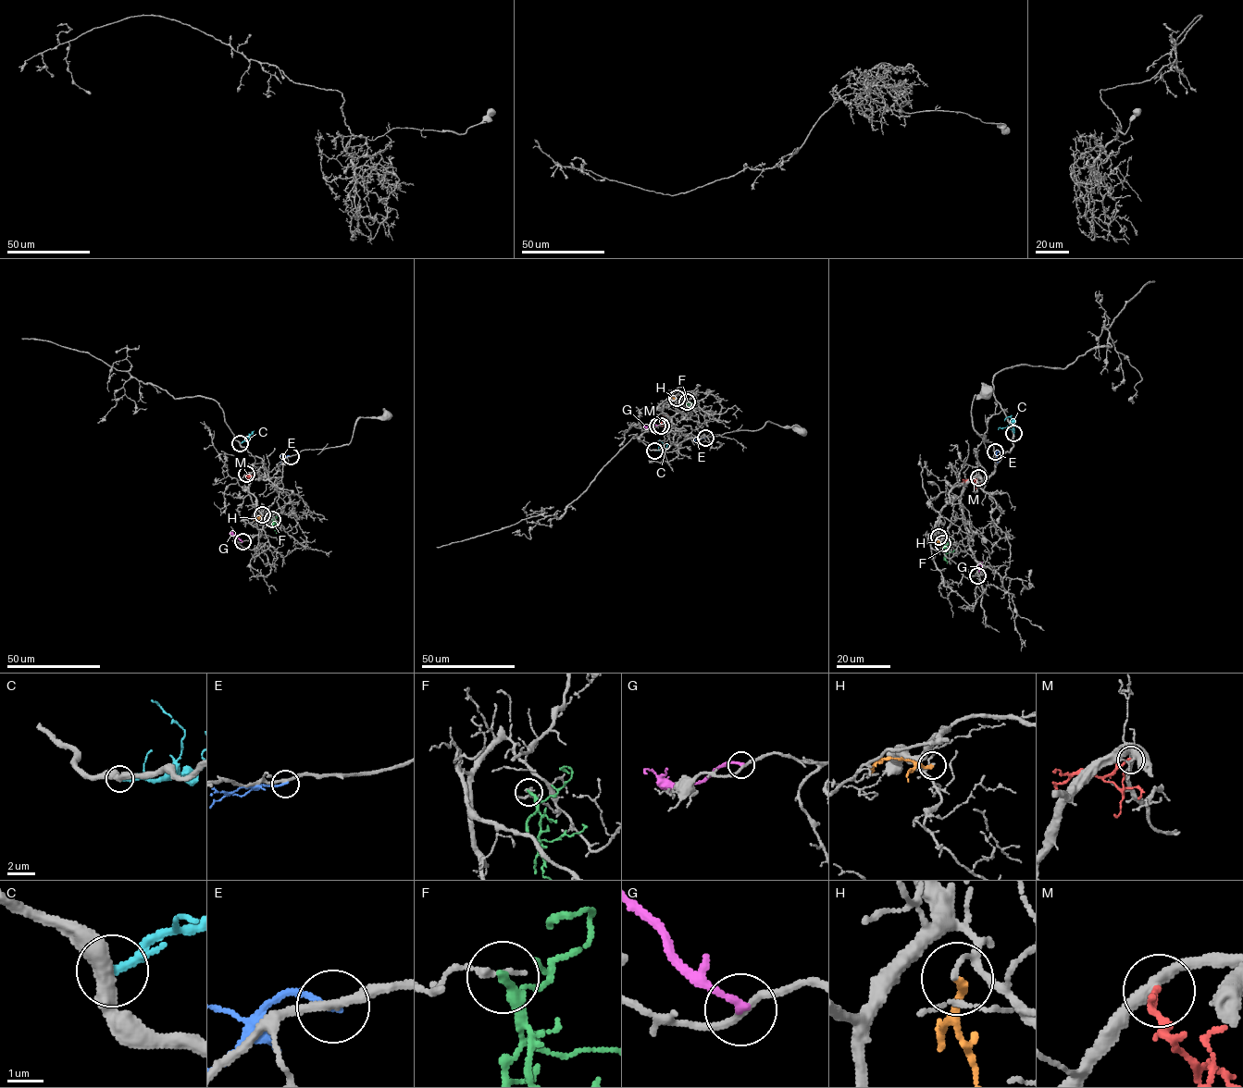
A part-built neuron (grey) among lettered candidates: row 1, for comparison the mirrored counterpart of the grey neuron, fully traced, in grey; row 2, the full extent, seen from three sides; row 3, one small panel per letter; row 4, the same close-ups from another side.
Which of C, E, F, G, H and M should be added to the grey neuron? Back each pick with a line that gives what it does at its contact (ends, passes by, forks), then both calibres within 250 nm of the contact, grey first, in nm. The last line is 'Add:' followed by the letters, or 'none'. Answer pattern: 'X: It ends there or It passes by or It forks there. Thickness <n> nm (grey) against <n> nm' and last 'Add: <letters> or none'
Add: none

